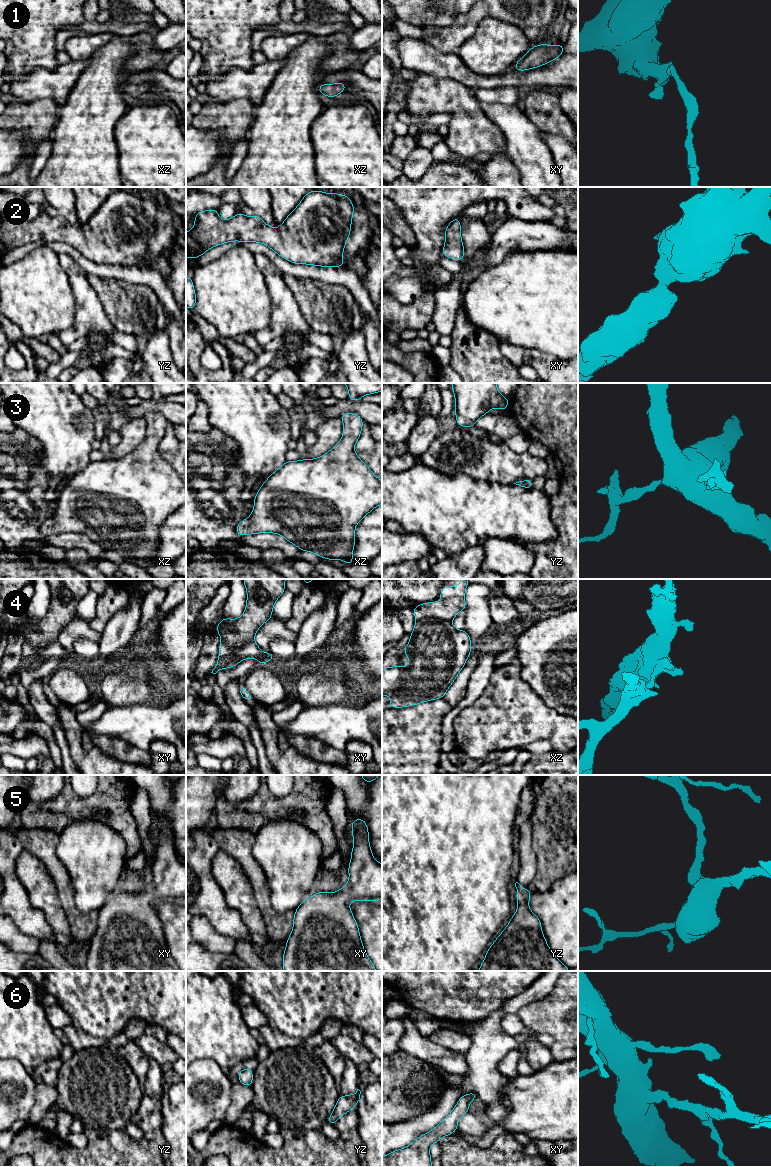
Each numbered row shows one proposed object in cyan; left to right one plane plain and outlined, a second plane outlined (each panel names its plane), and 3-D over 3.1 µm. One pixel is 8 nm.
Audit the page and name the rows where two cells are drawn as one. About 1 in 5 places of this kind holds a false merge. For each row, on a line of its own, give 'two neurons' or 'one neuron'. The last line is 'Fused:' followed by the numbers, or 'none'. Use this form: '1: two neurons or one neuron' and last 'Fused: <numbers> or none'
1: one neuron
2: one neuron
3: one neuron
4: two neurons
5: one neuron
6: one neuron
Fused: 4

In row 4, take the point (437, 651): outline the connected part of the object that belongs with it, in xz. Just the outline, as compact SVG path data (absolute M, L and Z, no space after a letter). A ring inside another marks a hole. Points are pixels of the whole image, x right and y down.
M436 617L416 620L410 641L403 654L410 660L408 667L382 668L382 696L391 695L391 708L414 706L441 699L464 667L471 653L471 639L465 630L455 629L451 621Z

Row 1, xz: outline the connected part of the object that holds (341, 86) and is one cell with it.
M339 82L335 84L319 84L318 91L320 95L326 95L330 98L336 97L339 93L345 92L346 84Z

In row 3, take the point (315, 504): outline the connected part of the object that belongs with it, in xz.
M344 413L343 435L333 448L315 459L286 461L274 471L262 484L254 498L254 508L249 518L242 520L235 528L240 536L258 533L274 533L282 535L288 542L301 551L309 551L327 560L339 559L351 565L355 563L352 552L355 546L355 526L375 507L382 504L382 481L354 452L359 439L363 419L357 413Z

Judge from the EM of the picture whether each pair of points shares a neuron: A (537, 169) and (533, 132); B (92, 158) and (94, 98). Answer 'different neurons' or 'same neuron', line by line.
A: same neuron
B: same neuron

